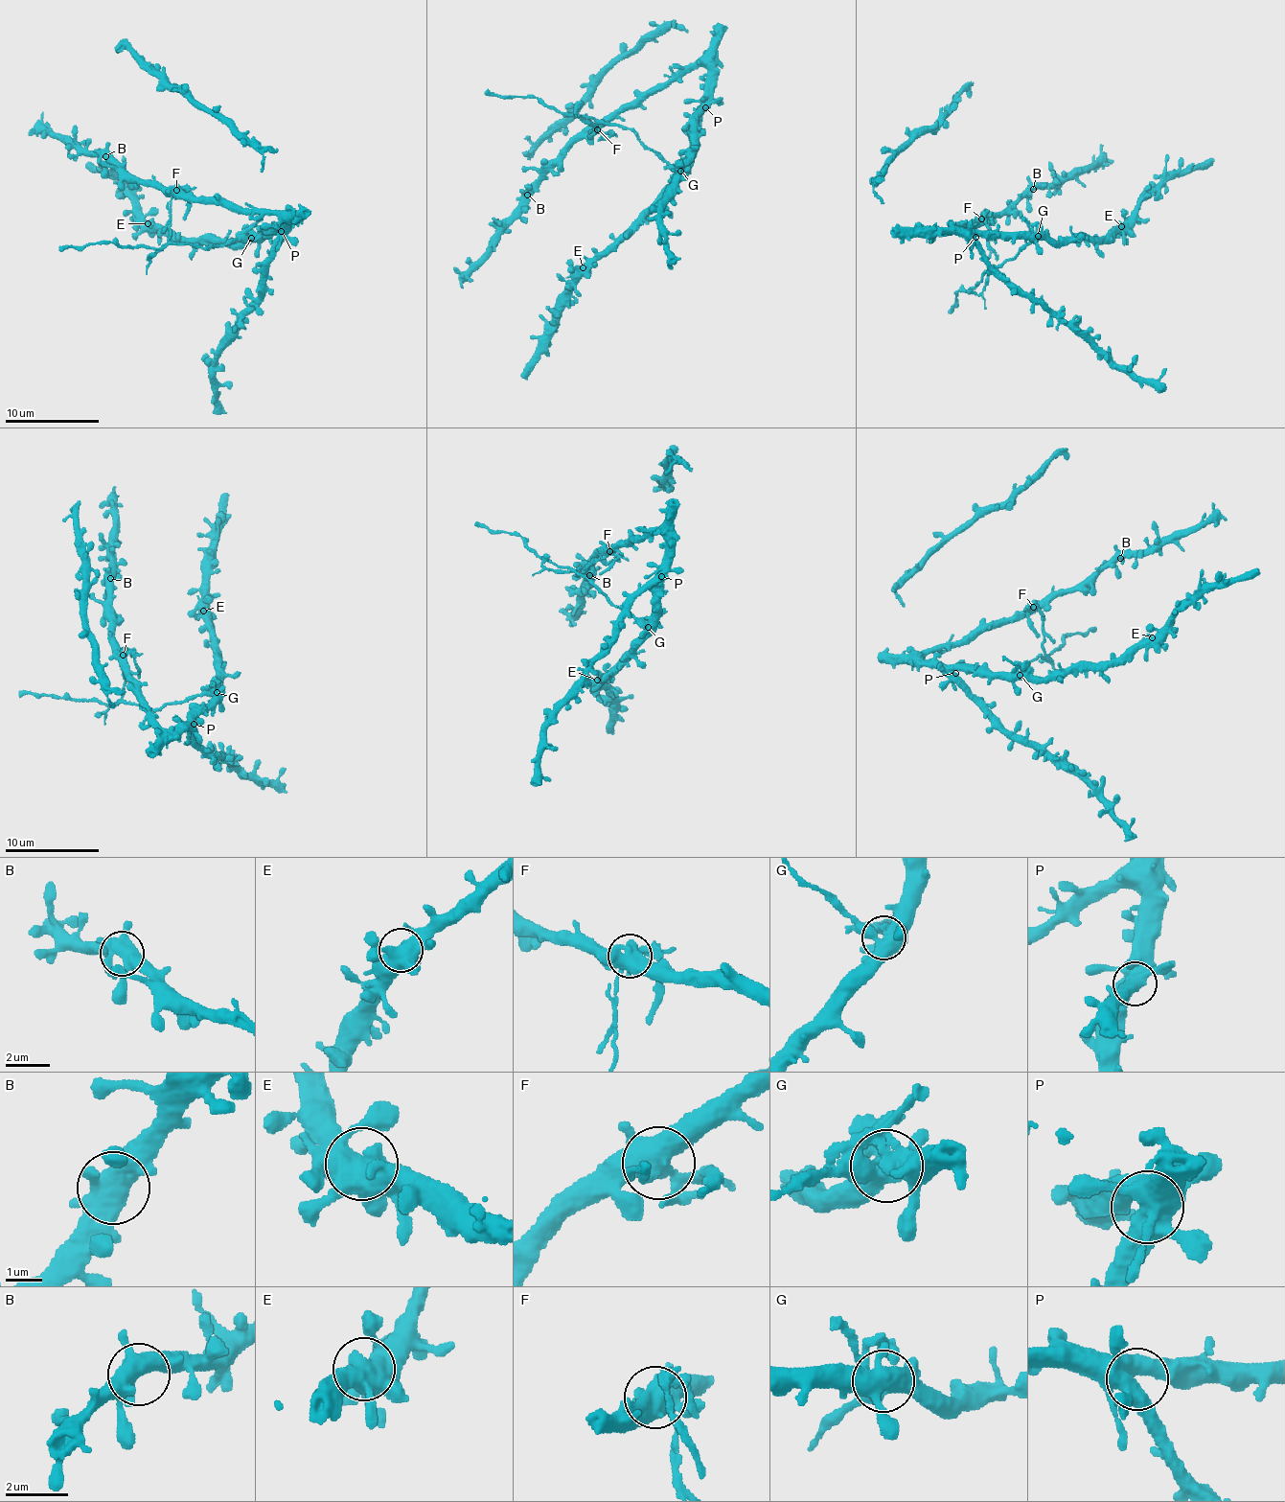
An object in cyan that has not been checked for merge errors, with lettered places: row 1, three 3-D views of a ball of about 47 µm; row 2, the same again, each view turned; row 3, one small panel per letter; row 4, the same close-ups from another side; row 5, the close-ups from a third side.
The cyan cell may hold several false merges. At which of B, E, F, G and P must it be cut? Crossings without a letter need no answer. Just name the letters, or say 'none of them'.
F, G

